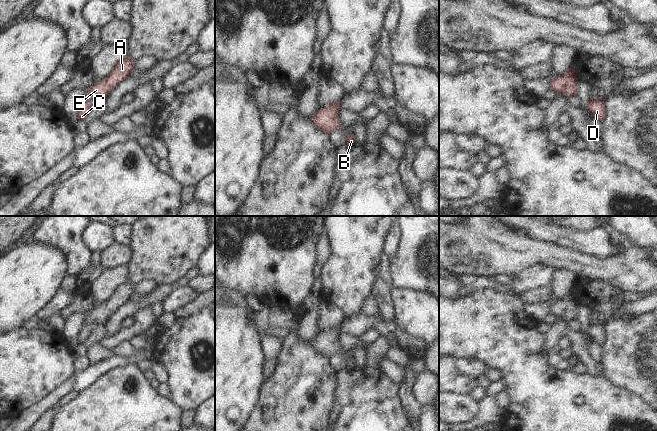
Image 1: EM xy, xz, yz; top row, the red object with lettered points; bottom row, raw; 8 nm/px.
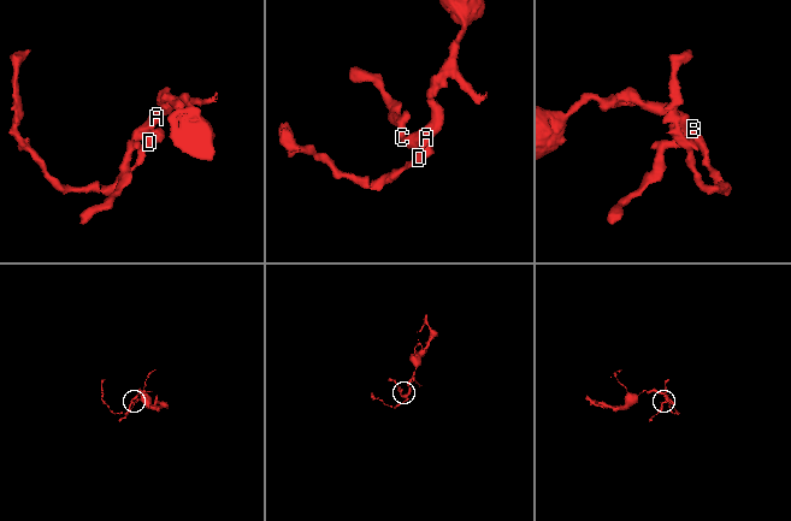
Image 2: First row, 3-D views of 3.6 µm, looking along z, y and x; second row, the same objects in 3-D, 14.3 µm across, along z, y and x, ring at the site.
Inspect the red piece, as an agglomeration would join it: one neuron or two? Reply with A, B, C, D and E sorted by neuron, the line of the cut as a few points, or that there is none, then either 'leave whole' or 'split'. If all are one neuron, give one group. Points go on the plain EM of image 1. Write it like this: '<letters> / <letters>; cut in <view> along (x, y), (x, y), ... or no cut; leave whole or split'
A B C D E; no cut; leave whole

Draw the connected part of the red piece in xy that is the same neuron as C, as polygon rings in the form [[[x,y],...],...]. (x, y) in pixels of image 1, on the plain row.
[[[126,280],[115,289],[107,302],[104,302],[102,305],[90,311],[84,325],[78,333],[78,344],[87,344],[91,331],[91,326],[89,323],[91,321],[99,321],[104,325],[108,318],[112,316],[118,308],[131,299],[134,294],[134,288],[135,284]]]

